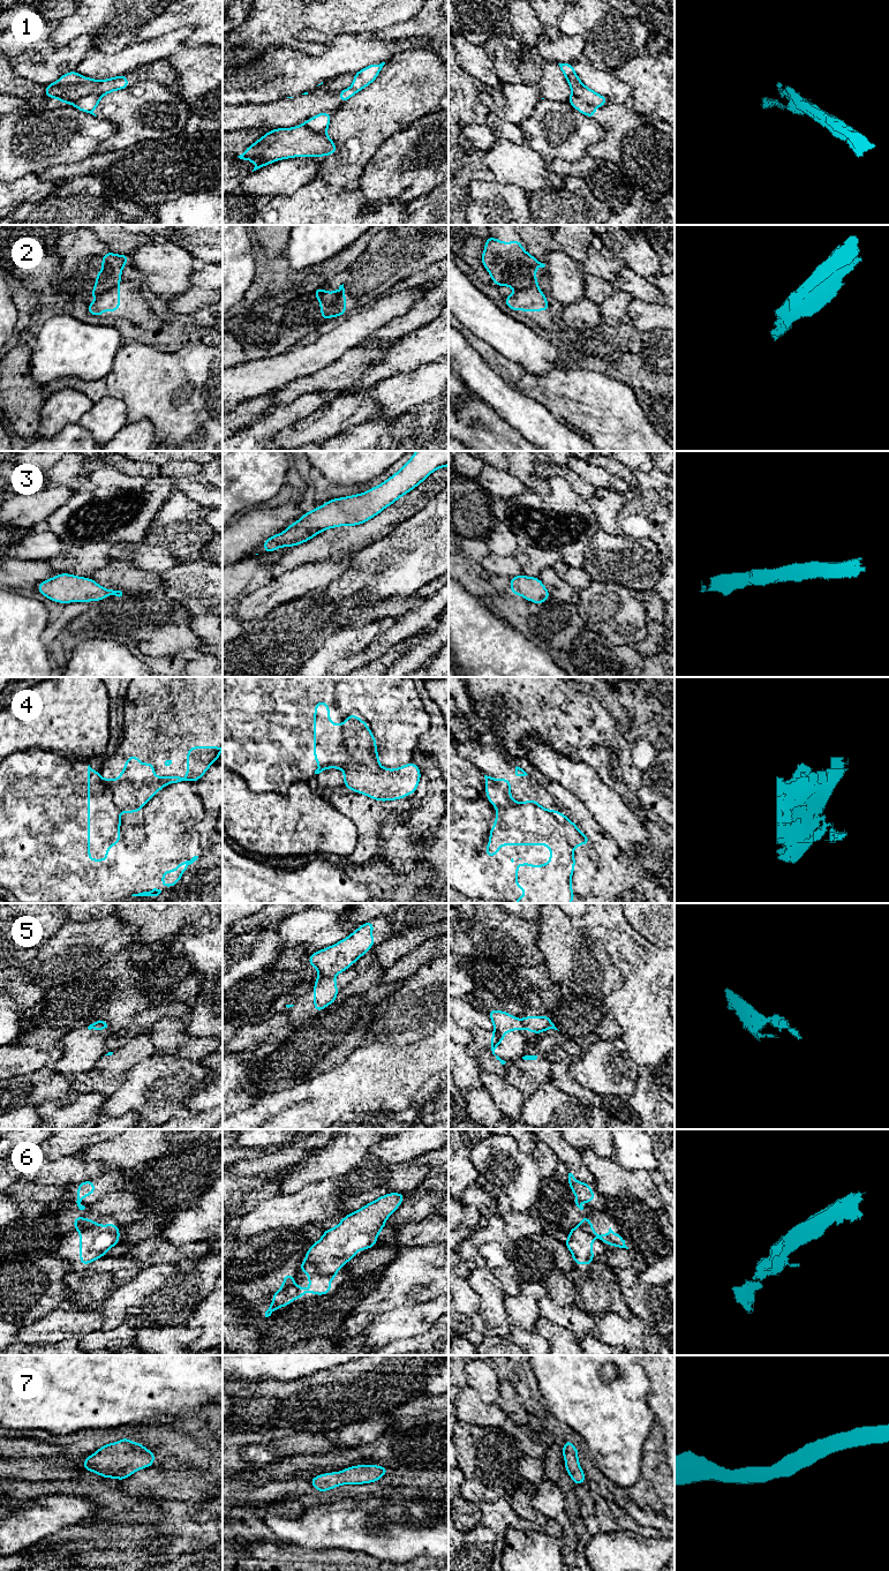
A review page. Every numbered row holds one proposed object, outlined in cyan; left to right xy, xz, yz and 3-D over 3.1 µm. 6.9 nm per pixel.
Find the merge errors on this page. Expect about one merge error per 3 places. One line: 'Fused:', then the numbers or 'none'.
Fused: 2, 4, 5, 6

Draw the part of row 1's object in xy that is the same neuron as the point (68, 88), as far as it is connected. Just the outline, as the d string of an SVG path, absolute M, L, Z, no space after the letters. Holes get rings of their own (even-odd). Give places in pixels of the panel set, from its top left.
M73 70L65 73L54 83L45 85L44 96L71 104L78 111L97 116L93 111L103 96L129 87L126 73L106 80L95 80Z

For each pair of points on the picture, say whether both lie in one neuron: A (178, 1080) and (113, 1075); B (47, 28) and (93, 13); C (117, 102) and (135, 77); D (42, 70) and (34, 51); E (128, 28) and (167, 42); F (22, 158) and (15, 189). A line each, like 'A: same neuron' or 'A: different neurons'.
A: different neurons
B: different neurons
C: different neurons
D: different neurons
E: different neurons
F: different neurons

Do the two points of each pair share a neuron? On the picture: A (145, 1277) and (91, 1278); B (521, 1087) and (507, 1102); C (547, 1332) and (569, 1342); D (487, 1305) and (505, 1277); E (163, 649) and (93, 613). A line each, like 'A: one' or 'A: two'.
A: two
B: one
C: one
D: two
E: one

